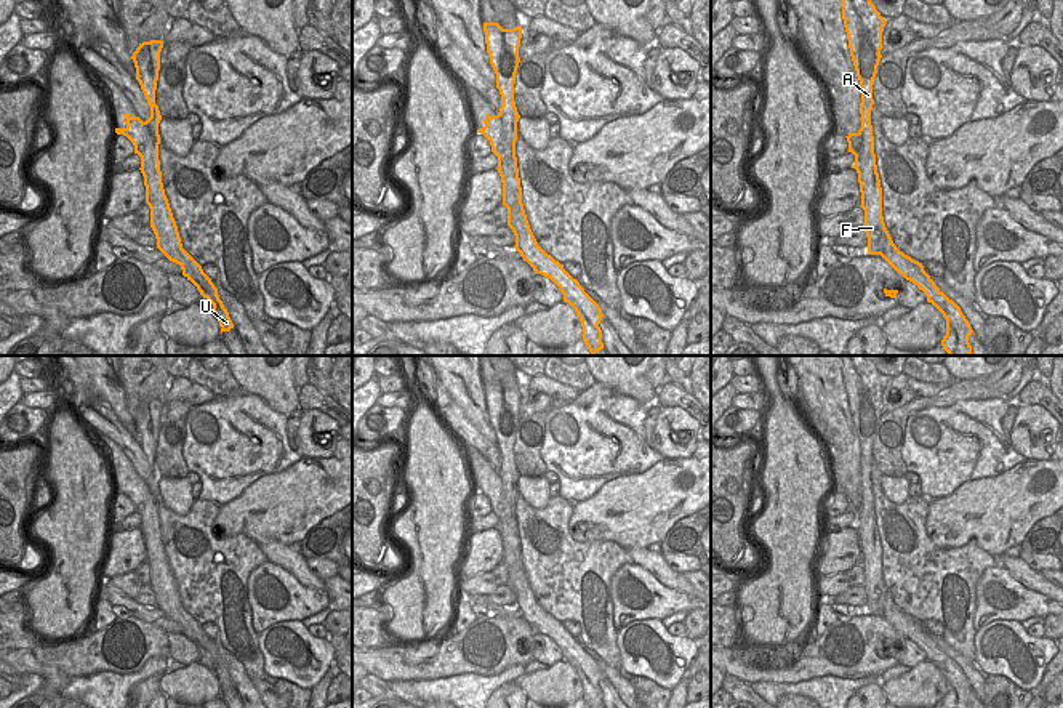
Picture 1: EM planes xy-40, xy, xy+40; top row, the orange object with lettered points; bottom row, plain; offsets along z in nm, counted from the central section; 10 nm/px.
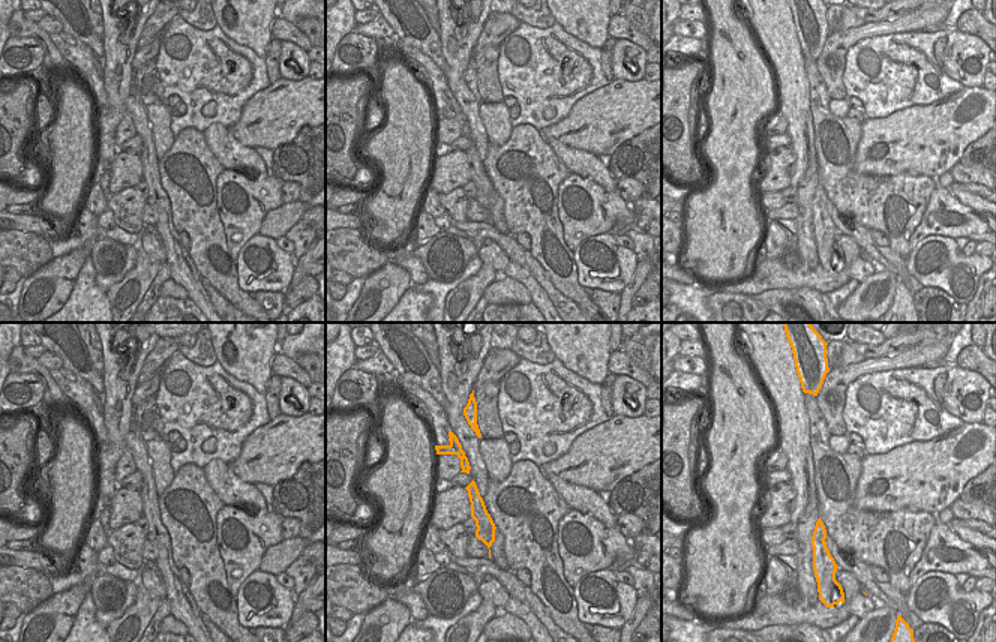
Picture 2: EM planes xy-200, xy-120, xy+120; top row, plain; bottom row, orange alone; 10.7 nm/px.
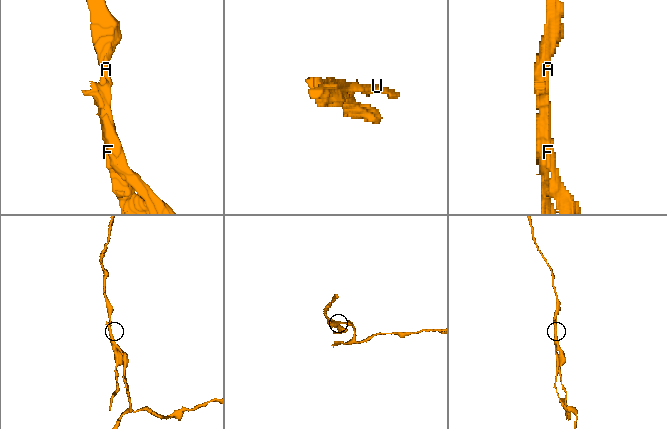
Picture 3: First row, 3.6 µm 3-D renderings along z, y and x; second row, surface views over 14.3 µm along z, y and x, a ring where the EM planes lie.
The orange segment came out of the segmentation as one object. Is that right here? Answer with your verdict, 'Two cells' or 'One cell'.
Two cells.

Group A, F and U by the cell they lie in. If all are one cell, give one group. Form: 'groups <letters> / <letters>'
groups A U / F

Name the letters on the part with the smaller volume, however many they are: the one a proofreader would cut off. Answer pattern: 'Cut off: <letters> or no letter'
Cut off: F

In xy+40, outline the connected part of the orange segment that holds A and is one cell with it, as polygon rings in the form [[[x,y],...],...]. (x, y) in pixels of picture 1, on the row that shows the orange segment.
[[[871,0],[840,2],[850,56],[861,88],[861,128],[856,133],[848,133],[845,138],[848,152],[855,155],[855,165],[852,168],[858,173],[858,183],[874,183],[877,181],[879,173],[871,125],[871,111],[874,104],[872,85],[882,58],[880,50],[885,19]]]

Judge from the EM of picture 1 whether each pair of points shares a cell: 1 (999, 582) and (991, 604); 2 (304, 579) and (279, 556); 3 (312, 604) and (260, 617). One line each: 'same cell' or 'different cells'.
1: same cell
2: same cell
3: same cell

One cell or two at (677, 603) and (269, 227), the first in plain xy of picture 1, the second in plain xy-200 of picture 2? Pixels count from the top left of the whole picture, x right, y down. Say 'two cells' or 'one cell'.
two cells

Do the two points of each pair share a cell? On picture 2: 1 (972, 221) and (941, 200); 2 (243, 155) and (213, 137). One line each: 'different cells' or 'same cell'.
1: same cell
2: same cell

